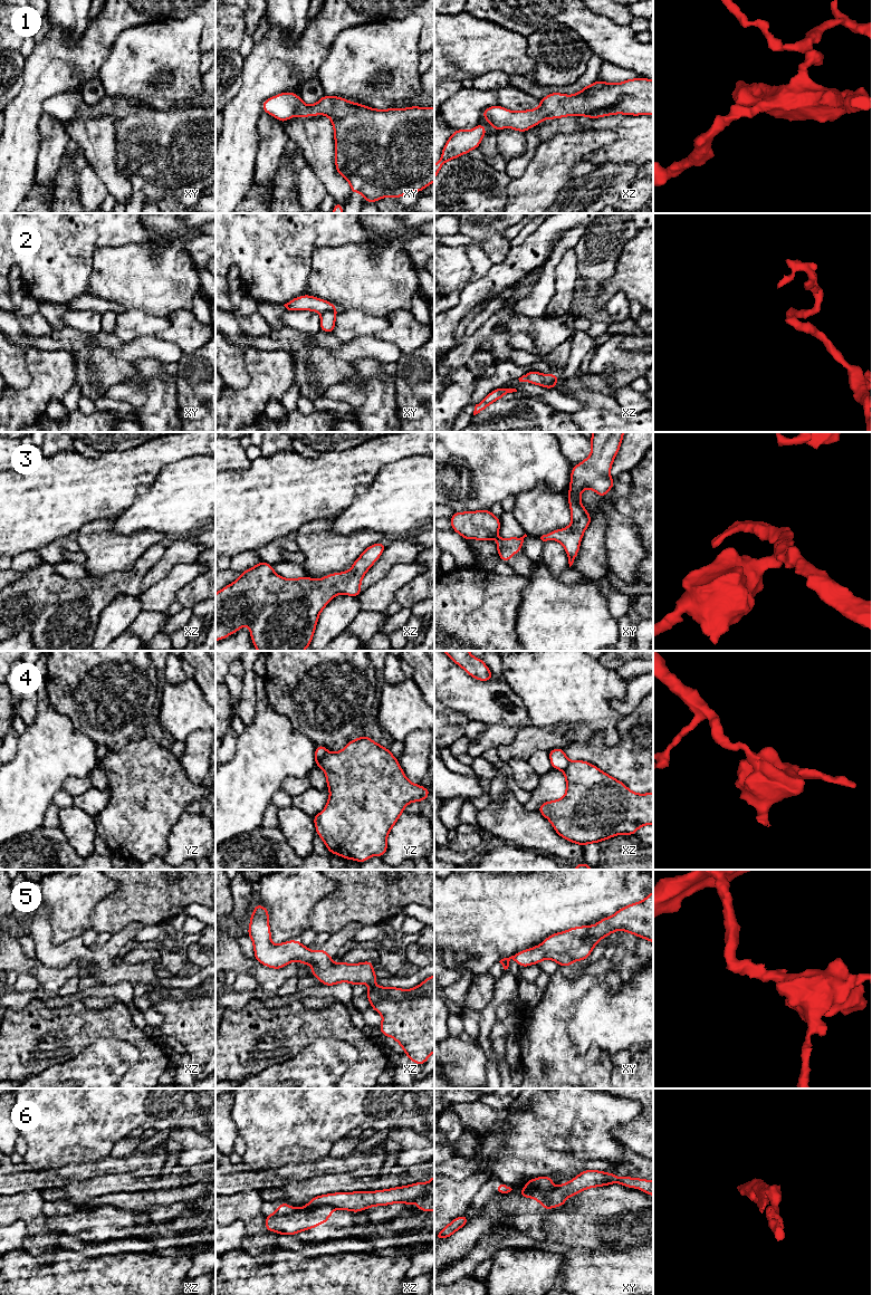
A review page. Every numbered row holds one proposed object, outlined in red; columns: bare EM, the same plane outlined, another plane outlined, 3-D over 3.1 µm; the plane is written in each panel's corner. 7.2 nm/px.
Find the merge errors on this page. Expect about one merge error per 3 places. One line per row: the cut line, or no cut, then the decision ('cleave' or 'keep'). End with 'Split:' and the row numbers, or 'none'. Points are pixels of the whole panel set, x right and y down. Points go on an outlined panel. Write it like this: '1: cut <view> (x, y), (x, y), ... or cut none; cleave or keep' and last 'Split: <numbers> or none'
1: cut none; keep
2: cut xy (336, 309), (329, 309), (322, 314); cleave
3: cut none; keep
4: cut yz (326, 751), (324, 758), (326, 775); cleave
5: cut none; keep
6: cut xz (333, 1207), (304, 1208); cleave
Split: 2, 4, 6

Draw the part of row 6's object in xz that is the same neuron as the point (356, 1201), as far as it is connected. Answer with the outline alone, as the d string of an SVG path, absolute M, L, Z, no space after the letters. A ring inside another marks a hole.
M434 1174L430 1182L416 1182L404 1187L396 1187L377 1191L355 1191L326 1193L313 1197L304 1208L319 1208L323 1206L360 1212L374 1206L387 1206L403 1202L413 1206L418 1200L420 1211L434 1210Z

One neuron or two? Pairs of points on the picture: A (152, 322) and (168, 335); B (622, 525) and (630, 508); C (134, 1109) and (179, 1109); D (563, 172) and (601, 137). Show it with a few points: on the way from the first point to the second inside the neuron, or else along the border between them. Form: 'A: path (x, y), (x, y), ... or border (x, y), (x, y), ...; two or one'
A: border (166, 316), (169, 325), (156, 335); two
B: border (613, 506), (624, 514), (636, 527), (640, 538); two
C: path (145, 1108), (168, 1108); one
D: path (568, 161), (590, 141); one

